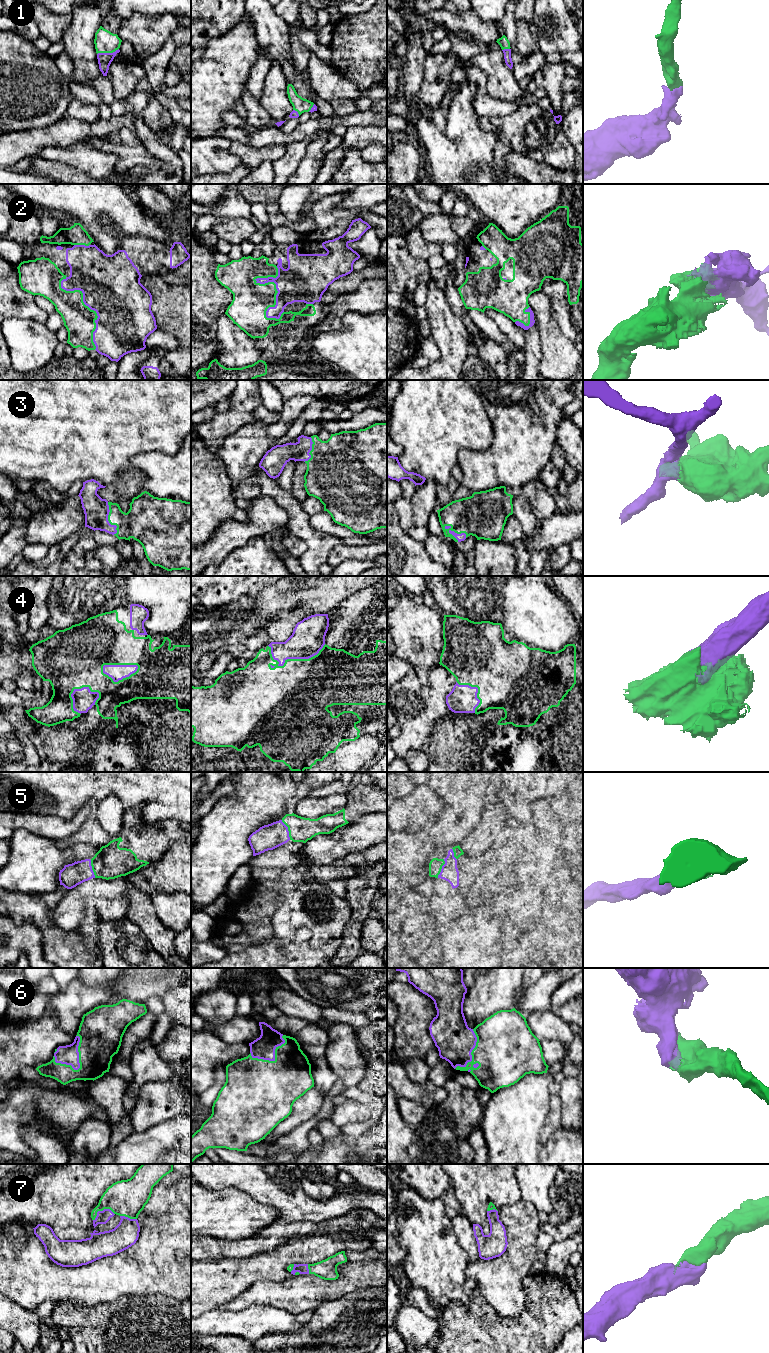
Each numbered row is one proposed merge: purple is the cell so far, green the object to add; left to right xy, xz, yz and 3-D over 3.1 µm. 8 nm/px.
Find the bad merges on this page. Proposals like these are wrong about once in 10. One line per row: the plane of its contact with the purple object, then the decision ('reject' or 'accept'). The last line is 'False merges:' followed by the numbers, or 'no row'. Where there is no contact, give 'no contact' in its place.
1: xy | accept
2: xz | accept
3: yz | accept
4: xy | accept
5: xz | accept
6: xy | accept
7: xy | accept
False merges: no row

